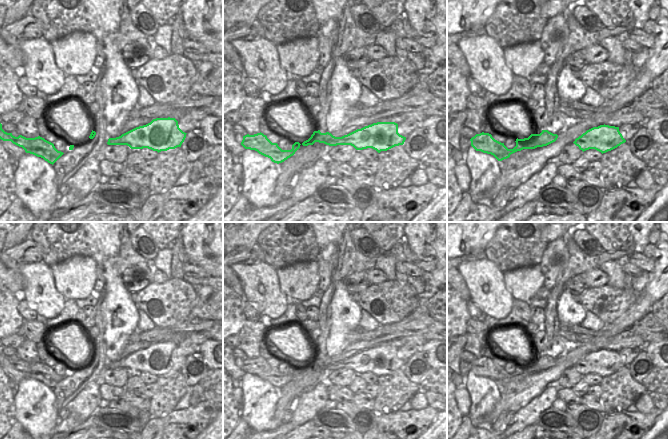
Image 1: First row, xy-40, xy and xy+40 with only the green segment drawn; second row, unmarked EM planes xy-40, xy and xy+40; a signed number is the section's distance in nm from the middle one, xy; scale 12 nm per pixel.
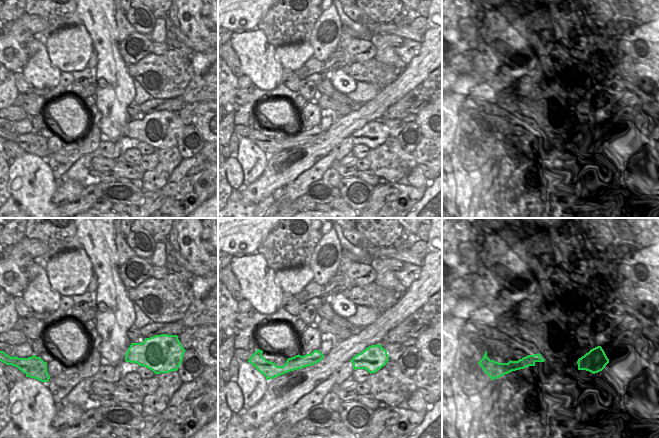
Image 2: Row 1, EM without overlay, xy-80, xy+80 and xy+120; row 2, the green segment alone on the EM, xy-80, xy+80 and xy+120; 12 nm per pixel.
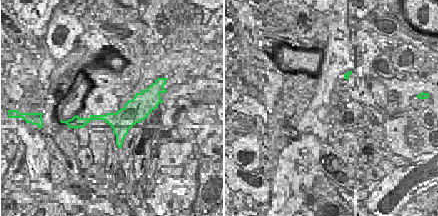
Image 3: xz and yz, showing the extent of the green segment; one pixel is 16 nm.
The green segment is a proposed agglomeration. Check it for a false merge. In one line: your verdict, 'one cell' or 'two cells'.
two cells

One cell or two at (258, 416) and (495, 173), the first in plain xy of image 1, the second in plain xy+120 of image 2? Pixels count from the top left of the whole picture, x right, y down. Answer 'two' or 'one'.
two

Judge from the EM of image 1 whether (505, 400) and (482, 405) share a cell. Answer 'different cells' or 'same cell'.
different cells

